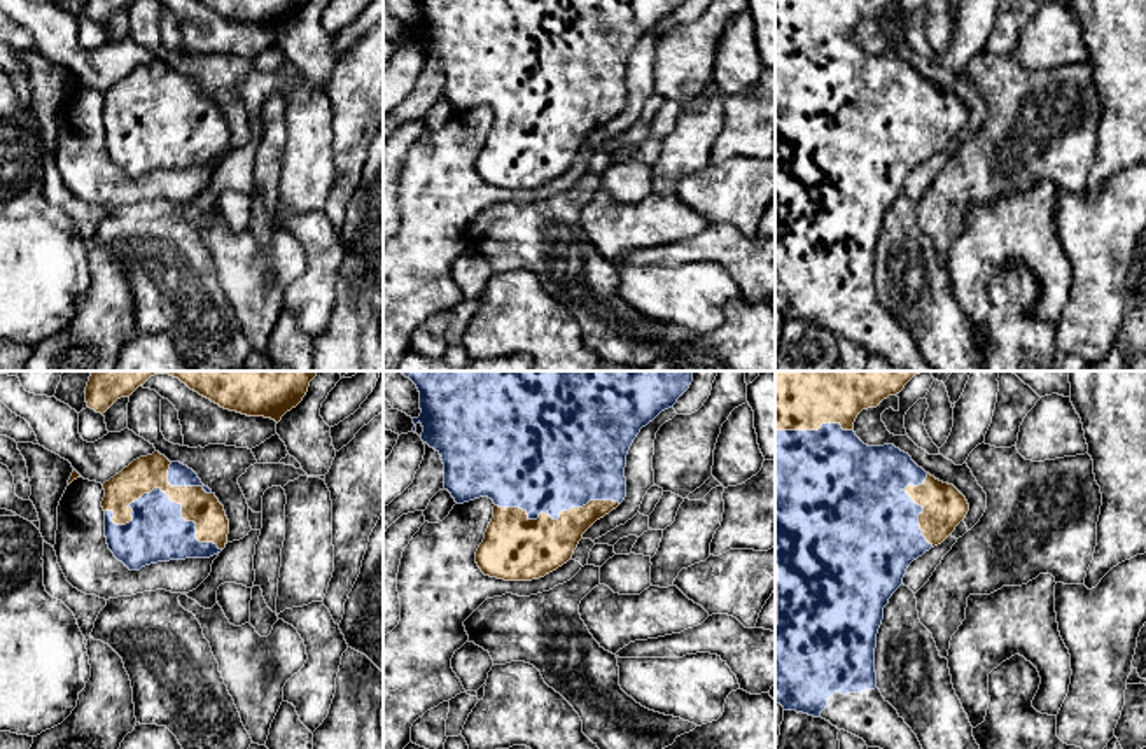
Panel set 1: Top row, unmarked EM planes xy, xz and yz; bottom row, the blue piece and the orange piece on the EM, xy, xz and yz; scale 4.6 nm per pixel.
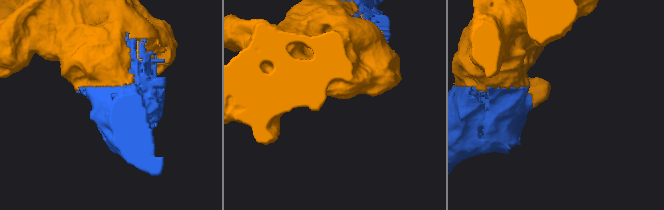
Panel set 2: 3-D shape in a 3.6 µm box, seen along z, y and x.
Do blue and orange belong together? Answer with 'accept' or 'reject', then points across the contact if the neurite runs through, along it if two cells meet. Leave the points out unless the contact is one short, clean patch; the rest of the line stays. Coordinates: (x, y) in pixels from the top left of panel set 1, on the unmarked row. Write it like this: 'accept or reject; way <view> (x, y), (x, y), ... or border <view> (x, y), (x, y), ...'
accept

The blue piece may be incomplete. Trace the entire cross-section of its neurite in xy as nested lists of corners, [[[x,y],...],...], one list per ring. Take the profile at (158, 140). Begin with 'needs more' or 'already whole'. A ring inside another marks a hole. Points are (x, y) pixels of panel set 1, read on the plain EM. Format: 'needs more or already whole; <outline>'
needs more; [[[159,60],[133,68],[103,98],[107,152],[129,178],[210,166],[227,152],[229,128],[215,102]]]

